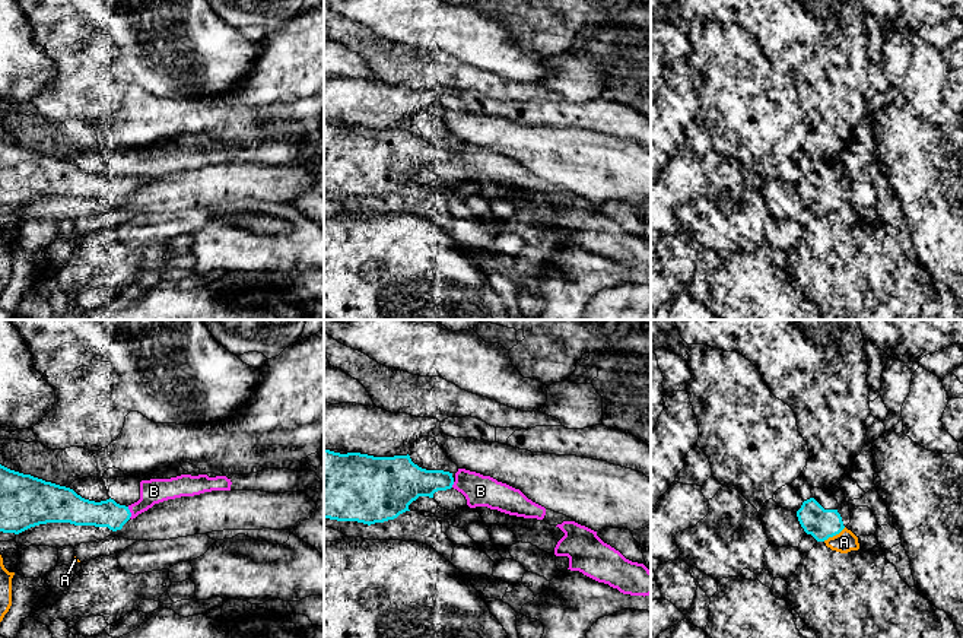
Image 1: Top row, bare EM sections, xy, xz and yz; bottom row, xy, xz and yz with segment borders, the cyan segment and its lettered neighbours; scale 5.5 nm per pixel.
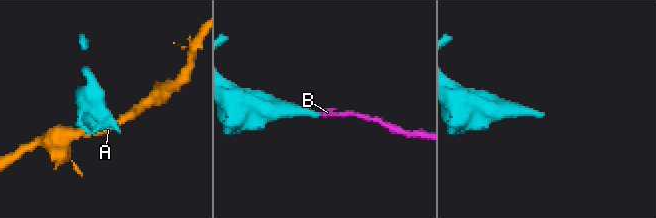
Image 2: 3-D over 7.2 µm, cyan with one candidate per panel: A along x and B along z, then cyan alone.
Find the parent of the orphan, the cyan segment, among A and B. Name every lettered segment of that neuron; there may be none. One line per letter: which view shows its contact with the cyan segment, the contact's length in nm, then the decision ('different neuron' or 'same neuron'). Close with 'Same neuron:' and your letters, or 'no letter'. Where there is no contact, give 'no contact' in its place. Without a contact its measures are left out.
A: yz | 150 nm | different neuron
B: xy | 70 nm | same neuron
Same neuron: B

